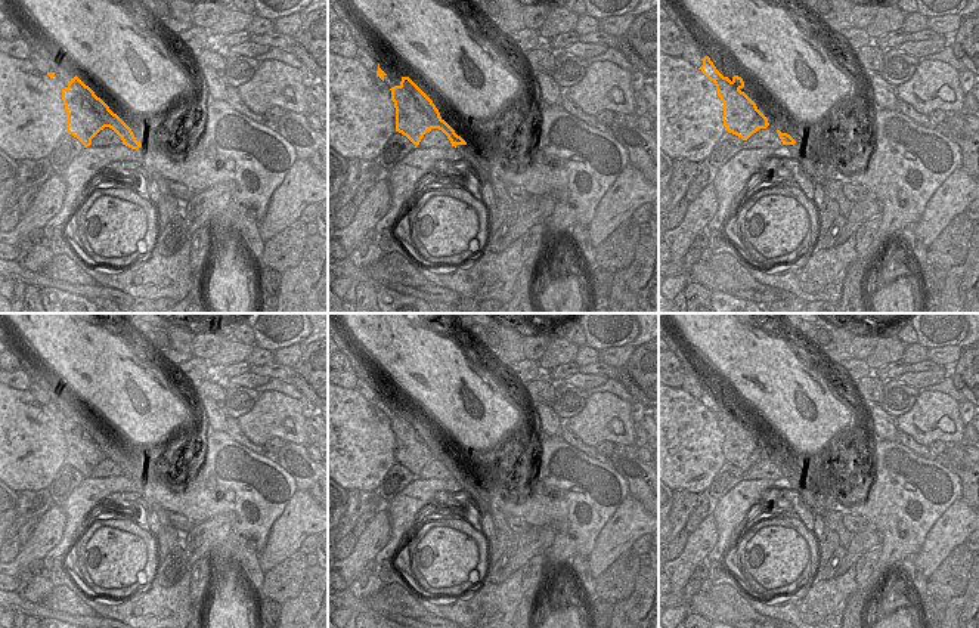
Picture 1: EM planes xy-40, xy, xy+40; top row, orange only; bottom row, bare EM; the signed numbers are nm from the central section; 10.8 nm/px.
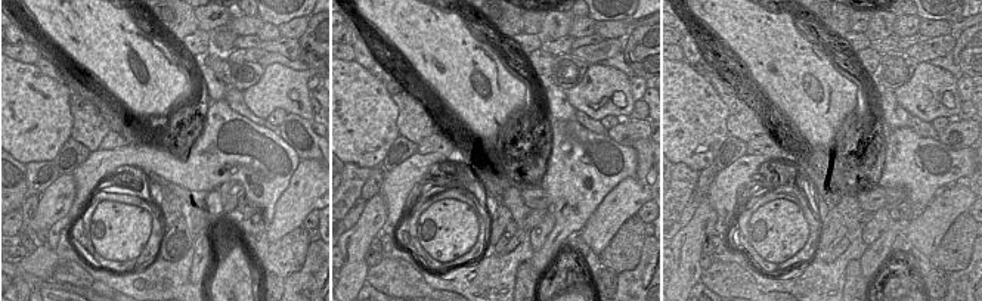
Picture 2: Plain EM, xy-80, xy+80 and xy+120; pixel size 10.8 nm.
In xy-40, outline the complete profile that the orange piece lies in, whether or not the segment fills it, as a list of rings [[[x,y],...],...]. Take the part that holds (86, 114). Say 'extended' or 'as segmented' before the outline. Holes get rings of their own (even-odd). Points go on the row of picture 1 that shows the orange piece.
as segmented; [[[77,75],[62,89],[62,100],[66,111],[66,133],[77,137],[84,148],[105,127],[112,129],[123,140],[123,145],[139,149],[131,129],[109,106],[95,95]]]

